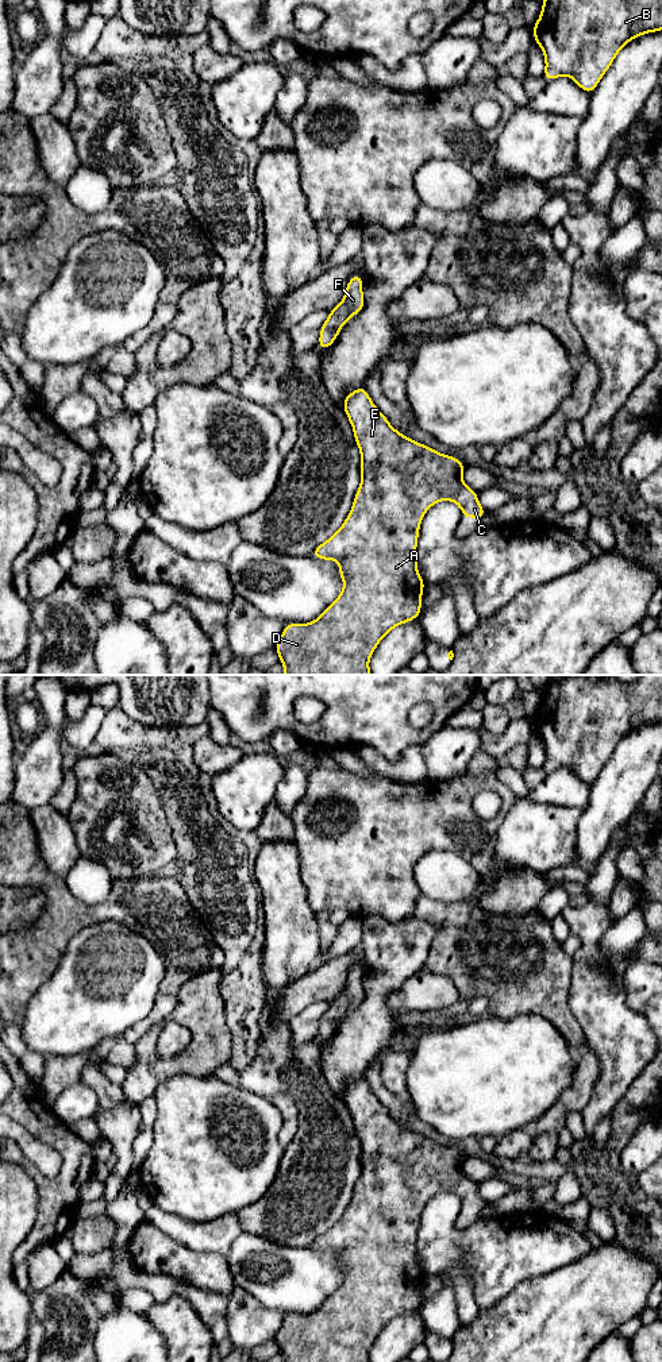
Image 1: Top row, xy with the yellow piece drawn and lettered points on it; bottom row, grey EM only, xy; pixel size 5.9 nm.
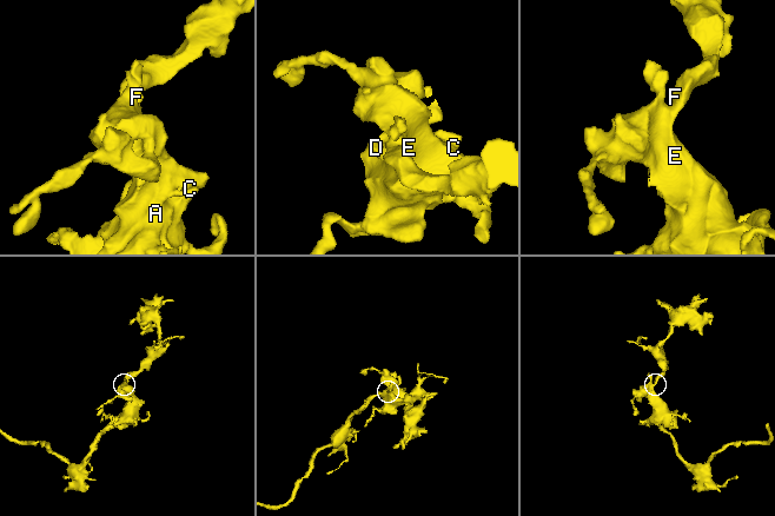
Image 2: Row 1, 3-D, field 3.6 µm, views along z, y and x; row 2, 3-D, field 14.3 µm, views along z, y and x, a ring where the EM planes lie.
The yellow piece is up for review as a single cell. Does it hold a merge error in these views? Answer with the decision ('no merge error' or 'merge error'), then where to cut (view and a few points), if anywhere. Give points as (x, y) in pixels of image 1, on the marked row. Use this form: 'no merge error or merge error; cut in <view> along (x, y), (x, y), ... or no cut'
no merge error; no cut

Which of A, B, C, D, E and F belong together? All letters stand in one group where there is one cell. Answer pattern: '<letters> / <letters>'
A B C D E F

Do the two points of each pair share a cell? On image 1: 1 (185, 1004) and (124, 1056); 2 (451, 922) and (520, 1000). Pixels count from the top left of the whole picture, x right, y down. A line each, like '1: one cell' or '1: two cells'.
1: two cells
2: one cell

